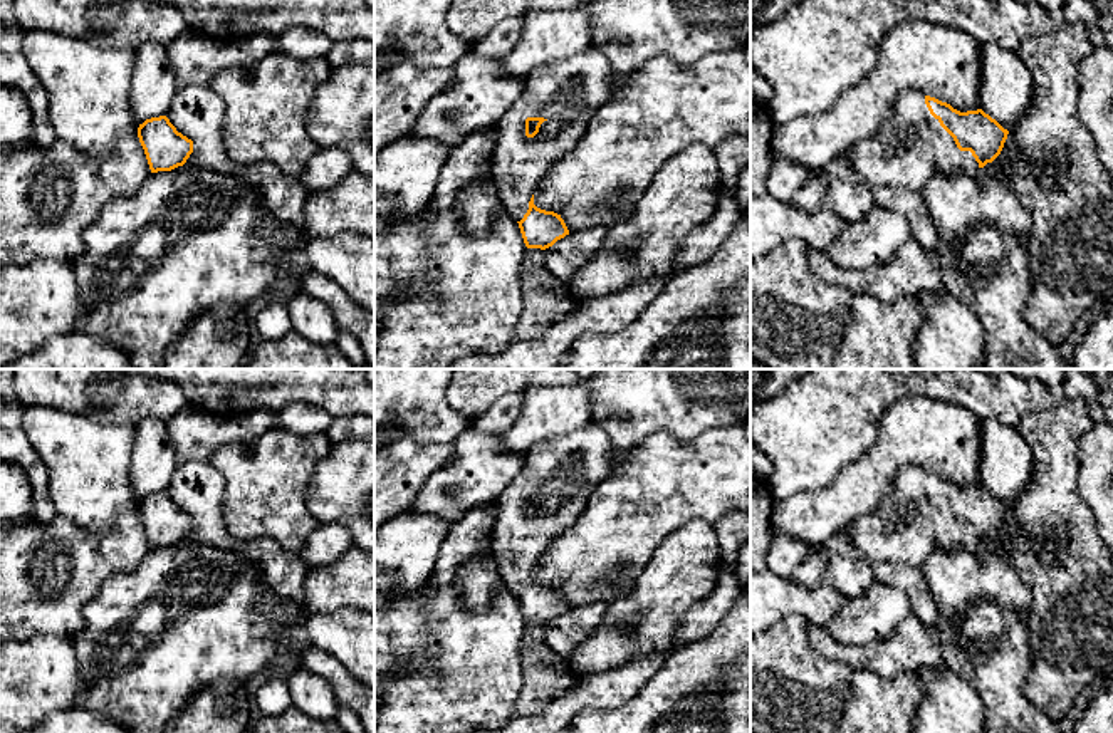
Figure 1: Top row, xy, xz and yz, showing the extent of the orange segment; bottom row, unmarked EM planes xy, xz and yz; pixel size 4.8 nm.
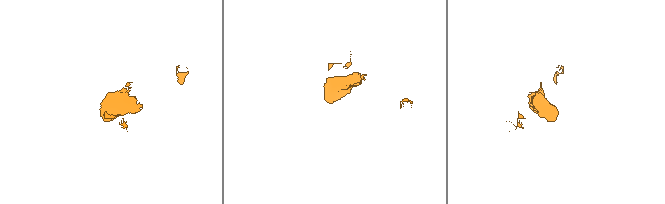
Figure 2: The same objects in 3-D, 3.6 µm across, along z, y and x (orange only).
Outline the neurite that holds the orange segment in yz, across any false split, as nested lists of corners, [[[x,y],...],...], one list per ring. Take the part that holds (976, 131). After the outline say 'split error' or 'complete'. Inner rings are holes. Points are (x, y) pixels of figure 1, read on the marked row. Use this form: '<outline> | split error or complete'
[[[910,89],[871,139],[851,153],[851,168],[868,190],[895,186],[920,191],[933,176],[975,176],[1002,151],[1009,131],[982,109],[960,112]]] | split error

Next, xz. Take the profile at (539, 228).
[[[596,47],[532,70],[522,97],[502,116],[495,129],[492,181],[504,210],[519,223],[527,248],[546,250],[569,235],[554,211],[534,205],[534,193],[549,166],[574,148],[591,116],[611,97],[611,62]]] | split error

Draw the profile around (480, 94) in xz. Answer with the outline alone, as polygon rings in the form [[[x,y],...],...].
[[[463,54],[452,65],[453,84],[425,106],[408,138],[455,148],[473,133],[494,129],[524,94],[524,81],[504,75],[499,64]]]

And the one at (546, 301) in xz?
[[[527,248],[520,265],[522,312],[514,342],[536,341],[556,322],[576,312],[577,300],[569,289],[549,273],[546,250]]]

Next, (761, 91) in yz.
[[[750,64],[750,99],[760,104],[767,104],[771,97],[771,82]]]

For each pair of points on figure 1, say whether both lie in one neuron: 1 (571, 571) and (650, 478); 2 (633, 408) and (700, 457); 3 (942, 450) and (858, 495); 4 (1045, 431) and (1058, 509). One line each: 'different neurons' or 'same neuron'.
1: same neuron
2: different neurons
3: same neuron
4: same neuron

